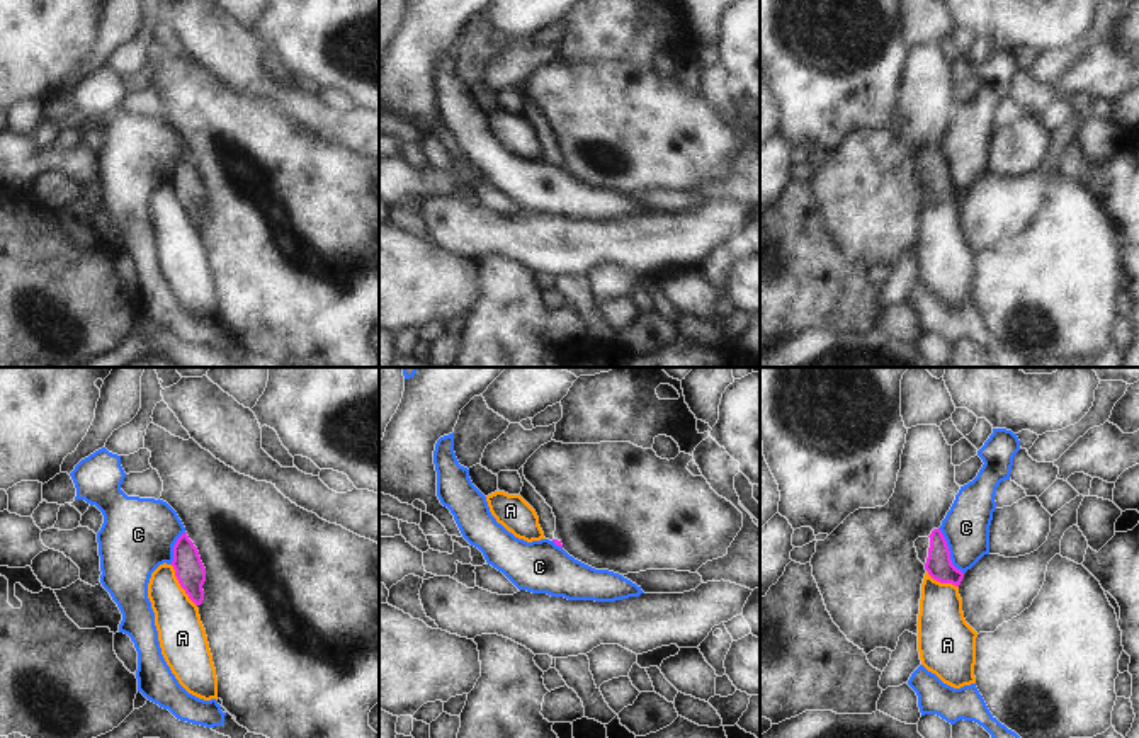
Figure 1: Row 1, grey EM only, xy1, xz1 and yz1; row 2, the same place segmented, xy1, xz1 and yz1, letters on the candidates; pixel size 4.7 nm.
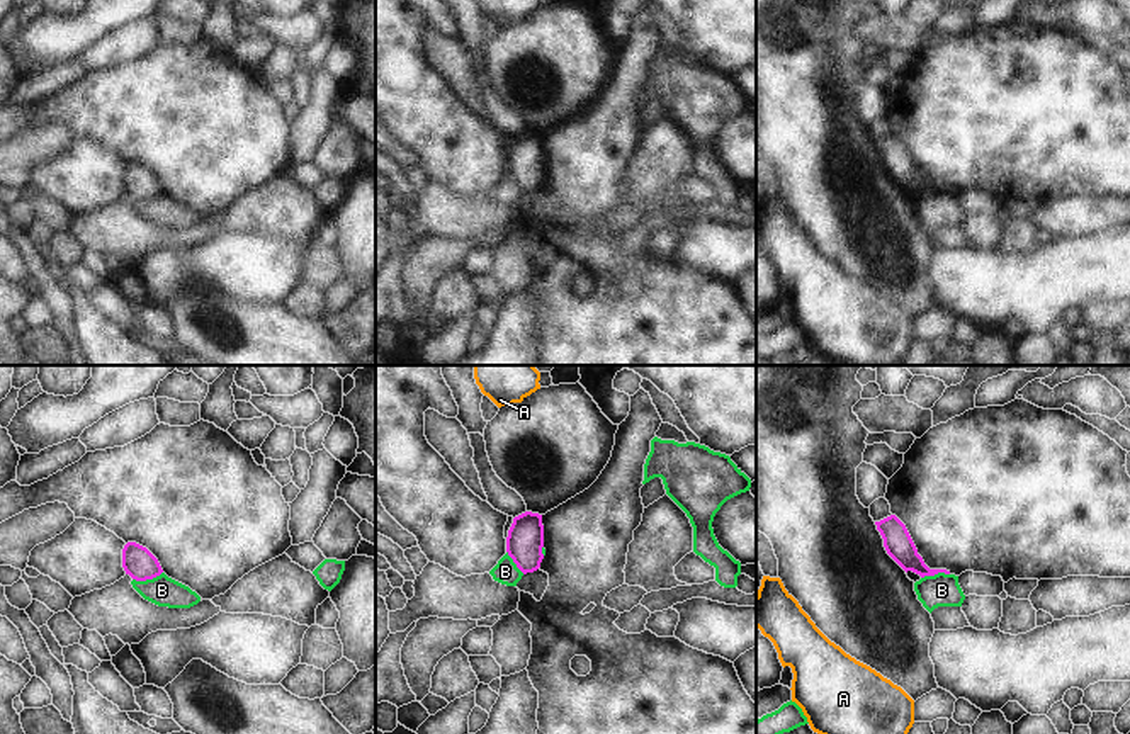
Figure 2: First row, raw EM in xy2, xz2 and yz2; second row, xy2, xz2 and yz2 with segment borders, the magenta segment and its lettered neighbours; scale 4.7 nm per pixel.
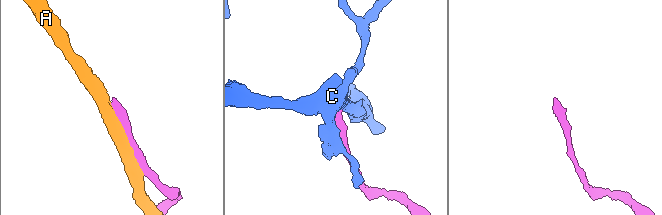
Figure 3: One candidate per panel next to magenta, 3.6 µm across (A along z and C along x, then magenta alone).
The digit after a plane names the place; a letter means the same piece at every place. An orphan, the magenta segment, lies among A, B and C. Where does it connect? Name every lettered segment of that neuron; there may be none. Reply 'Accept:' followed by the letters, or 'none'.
Accept: none

